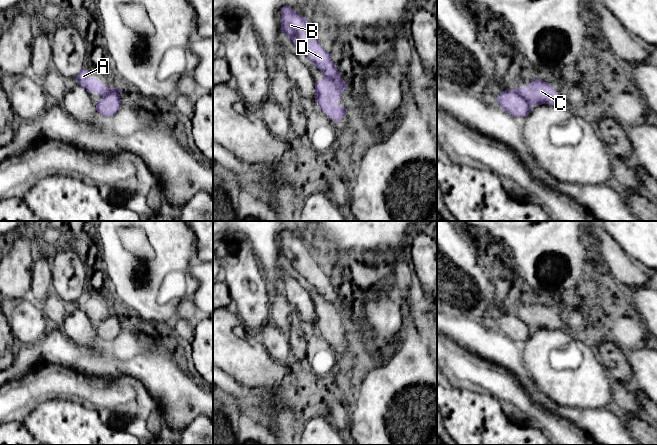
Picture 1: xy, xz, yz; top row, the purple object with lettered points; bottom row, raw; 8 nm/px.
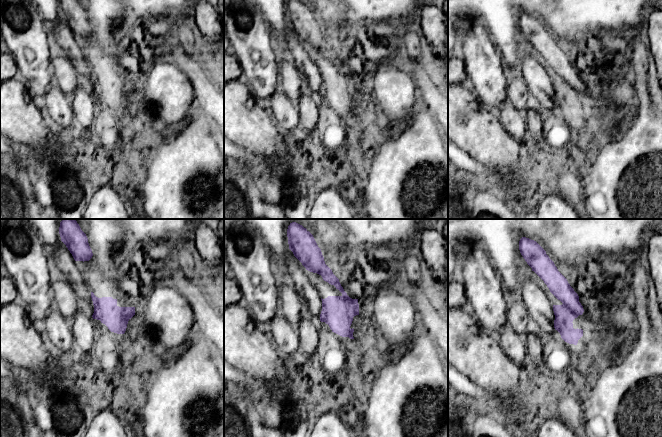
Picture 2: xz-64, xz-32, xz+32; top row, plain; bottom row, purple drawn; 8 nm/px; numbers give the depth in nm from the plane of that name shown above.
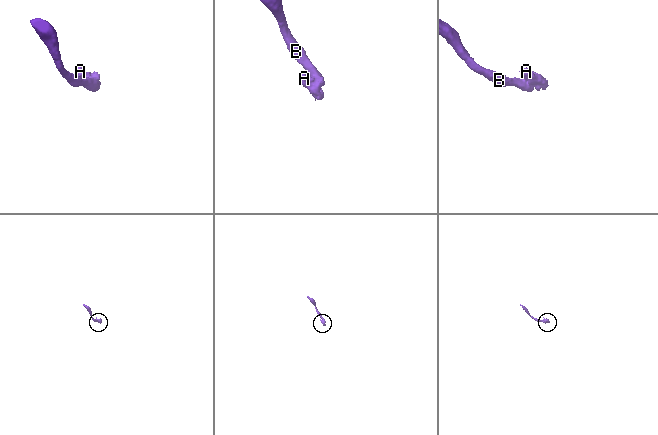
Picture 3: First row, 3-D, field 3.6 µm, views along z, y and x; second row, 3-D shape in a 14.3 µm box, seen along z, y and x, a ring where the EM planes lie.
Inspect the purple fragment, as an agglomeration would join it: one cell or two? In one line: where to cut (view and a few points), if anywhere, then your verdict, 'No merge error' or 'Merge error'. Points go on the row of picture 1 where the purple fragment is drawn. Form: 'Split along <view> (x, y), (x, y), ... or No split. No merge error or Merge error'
Split along xz (324, 75), (338, 84), (343, 81). Merge error

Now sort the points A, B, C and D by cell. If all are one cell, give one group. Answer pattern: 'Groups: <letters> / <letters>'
Groups: A C / B D

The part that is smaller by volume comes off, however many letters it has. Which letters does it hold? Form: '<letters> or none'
A, C

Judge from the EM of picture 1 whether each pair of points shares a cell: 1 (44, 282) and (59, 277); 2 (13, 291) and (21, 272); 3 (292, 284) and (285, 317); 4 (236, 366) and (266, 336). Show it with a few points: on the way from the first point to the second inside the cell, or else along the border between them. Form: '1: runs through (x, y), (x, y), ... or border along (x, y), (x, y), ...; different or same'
1: border along (50, 259), (51, 287), (53, 289); different
2: runs through (13, 286), (13, 280), (16, 277); same
3: border along (287, 300), (290, 304); different
4: border along (261, 341), (266, 351), (275, 360); different

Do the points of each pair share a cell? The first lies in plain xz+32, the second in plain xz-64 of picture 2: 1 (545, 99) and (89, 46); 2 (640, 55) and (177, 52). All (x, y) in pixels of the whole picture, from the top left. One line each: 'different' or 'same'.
1: different
2: different

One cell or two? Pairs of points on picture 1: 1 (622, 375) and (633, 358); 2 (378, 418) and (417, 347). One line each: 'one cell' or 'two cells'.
1: two cells
2: one cell

